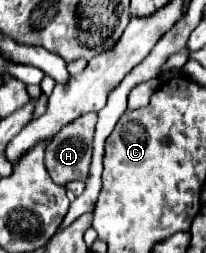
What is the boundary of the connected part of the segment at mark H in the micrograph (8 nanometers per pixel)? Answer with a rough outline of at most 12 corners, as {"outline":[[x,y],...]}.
{"outline":[[95,112],[63,126],[47,146],[55,184],[87,182]]}

